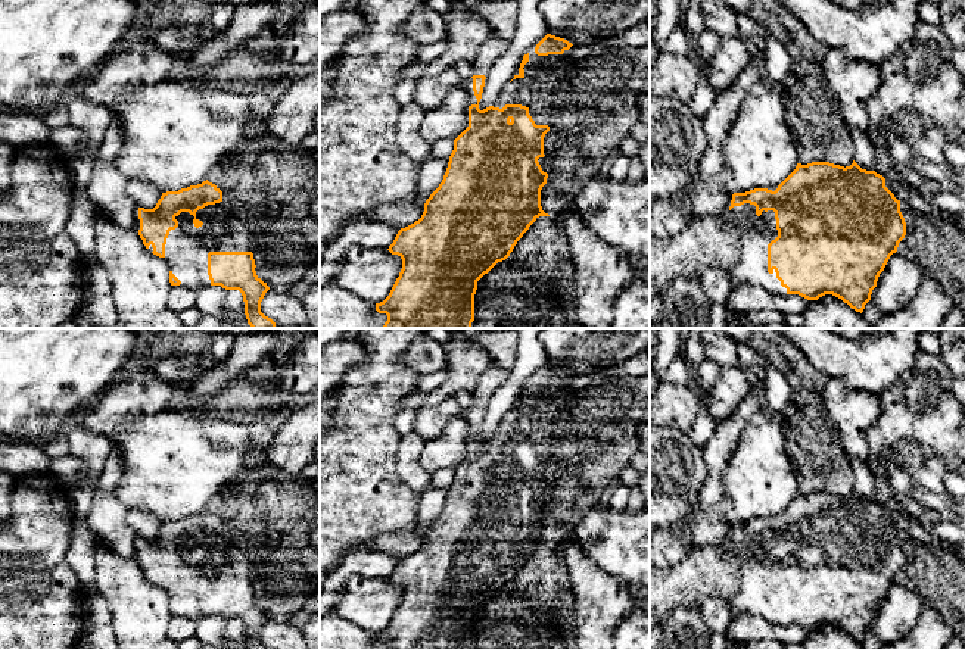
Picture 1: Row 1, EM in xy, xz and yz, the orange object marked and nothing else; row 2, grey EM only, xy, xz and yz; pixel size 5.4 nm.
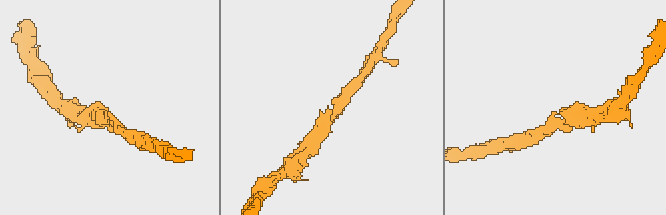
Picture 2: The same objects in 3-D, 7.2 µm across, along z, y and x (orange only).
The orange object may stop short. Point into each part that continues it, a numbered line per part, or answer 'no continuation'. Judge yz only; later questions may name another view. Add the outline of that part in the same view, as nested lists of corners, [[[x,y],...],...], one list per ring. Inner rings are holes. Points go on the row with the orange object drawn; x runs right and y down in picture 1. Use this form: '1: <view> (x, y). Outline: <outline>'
1: yz (737, 242). Outline: [[[750,203],[734,206],[722,216],[694,216],[679,233],[666,238],[650,234],[650,299],[660,296],[675,278],[700,278],[710,268],[725,271],[734,286],[751,284],[772,294],[787,294],[775,269],[768,272],[768,244],[776,237],[775,212],[763,210],[757,216],[756,206]]]

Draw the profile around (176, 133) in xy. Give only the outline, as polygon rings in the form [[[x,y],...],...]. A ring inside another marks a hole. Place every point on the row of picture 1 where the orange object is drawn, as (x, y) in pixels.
[[[178,77],[137,90],[109,106],[110,115],[119,121],[124,132],[124,146],[116,157],[116,166],[127,178],[155,184],[162,193],[202,184],[209,172],[239,147],[267,131],[267,118],[276,100],[277,94],[268,90],[236,93],[212,84],[194,85]]]

